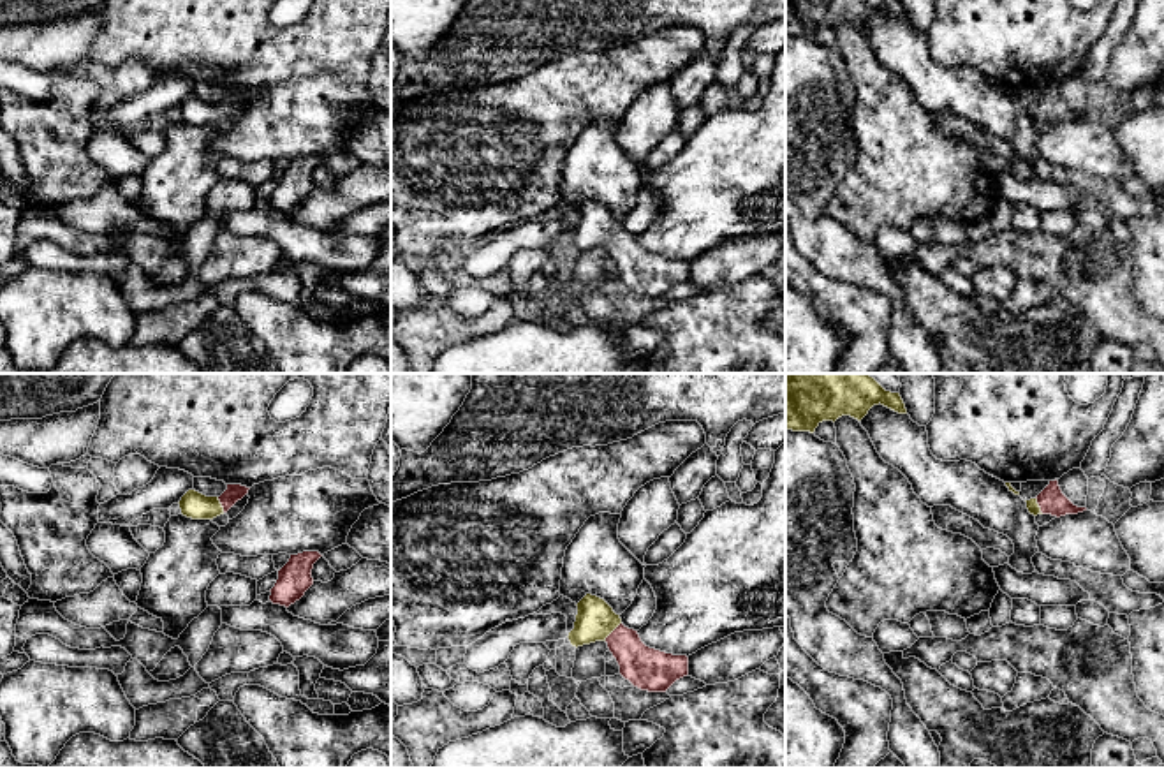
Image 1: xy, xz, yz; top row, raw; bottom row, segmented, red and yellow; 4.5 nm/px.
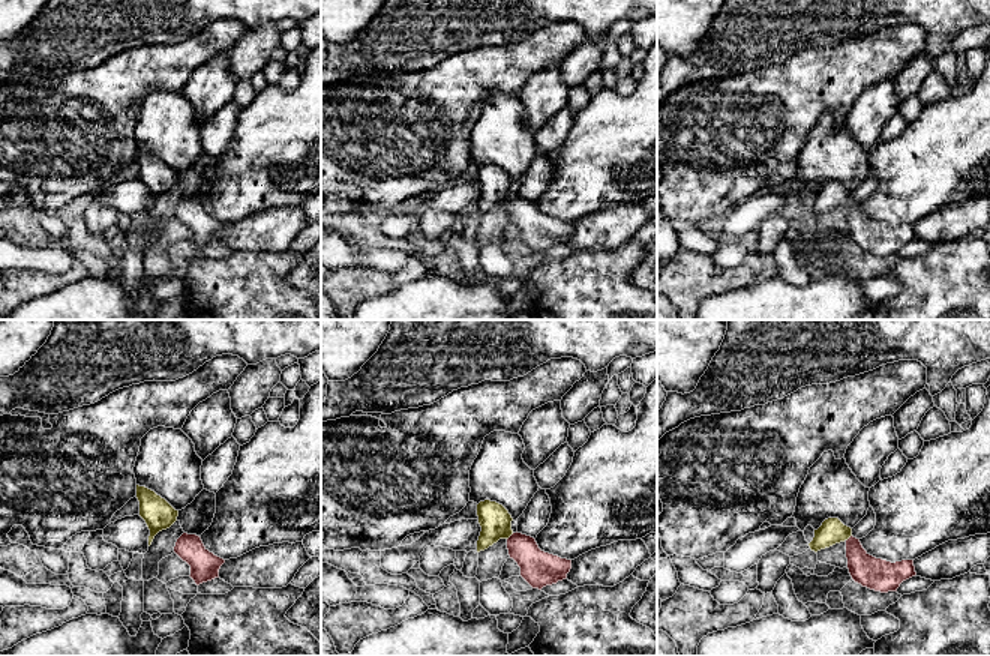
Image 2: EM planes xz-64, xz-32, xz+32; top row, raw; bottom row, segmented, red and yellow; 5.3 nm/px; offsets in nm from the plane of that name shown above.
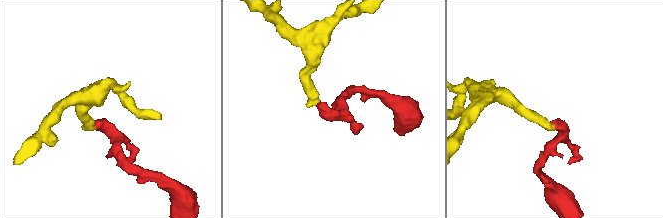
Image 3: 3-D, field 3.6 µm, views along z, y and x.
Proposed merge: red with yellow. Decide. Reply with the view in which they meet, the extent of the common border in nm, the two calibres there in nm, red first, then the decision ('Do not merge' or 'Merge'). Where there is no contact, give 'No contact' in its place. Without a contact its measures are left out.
Touches red in xz. Shared border 120 nm. Thickness 190 nm (red) against 180 nm. Merge

